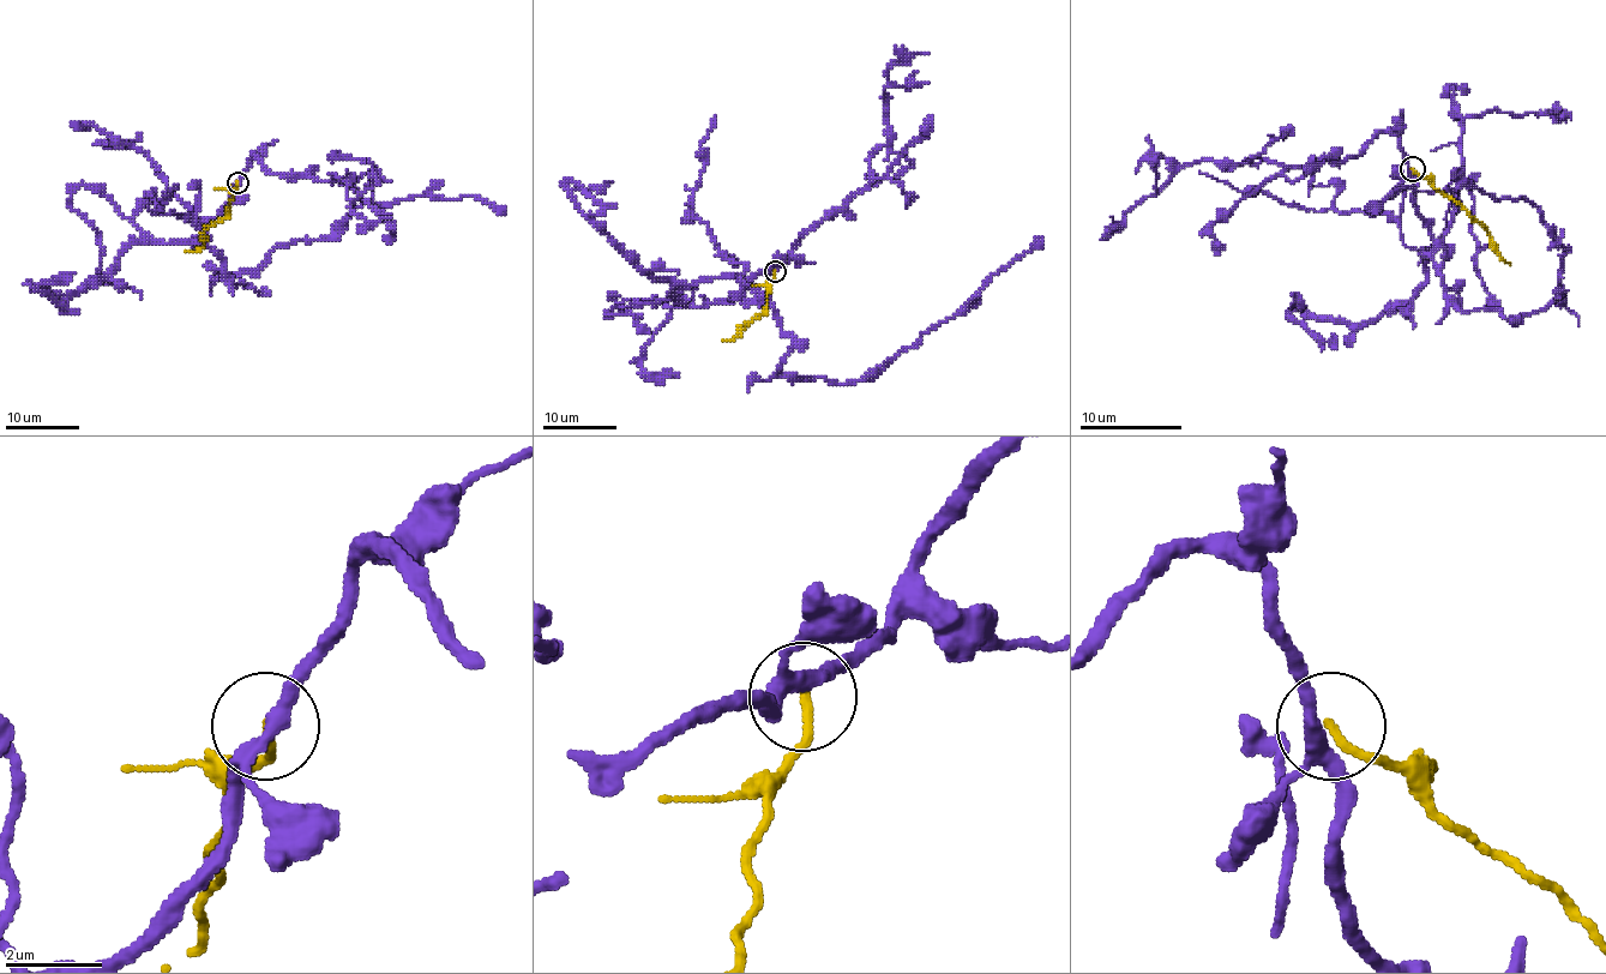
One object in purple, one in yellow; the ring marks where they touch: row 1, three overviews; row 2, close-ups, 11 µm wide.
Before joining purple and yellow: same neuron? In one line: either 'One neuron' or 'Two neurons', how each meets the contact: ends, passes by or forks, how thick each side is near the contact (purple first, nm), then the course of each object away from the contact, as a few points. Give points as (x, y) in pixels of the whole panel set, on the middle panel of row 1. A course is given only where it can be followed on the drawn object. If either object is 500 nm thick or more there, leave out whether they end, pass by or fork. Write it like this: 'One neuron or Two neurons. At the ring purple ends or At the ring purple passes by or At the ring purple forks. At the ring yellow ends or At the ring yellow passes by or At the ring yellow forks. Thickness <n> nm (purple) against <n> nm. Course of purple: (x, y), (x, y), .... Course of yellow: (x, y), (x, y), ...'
Two neurons. At the ring purple forks. At the ring yellow ends. Thickness 260 nm (purple) against 190 nm. Course of purple: (775, 269), (744, 288), (761, 293), (792, 337), (779, 374), (861, 382), (962, 310), (1038, 236). Course of yellow: (775, 271), (765, 310), (740, 328), (738, 336), (721, 341)

